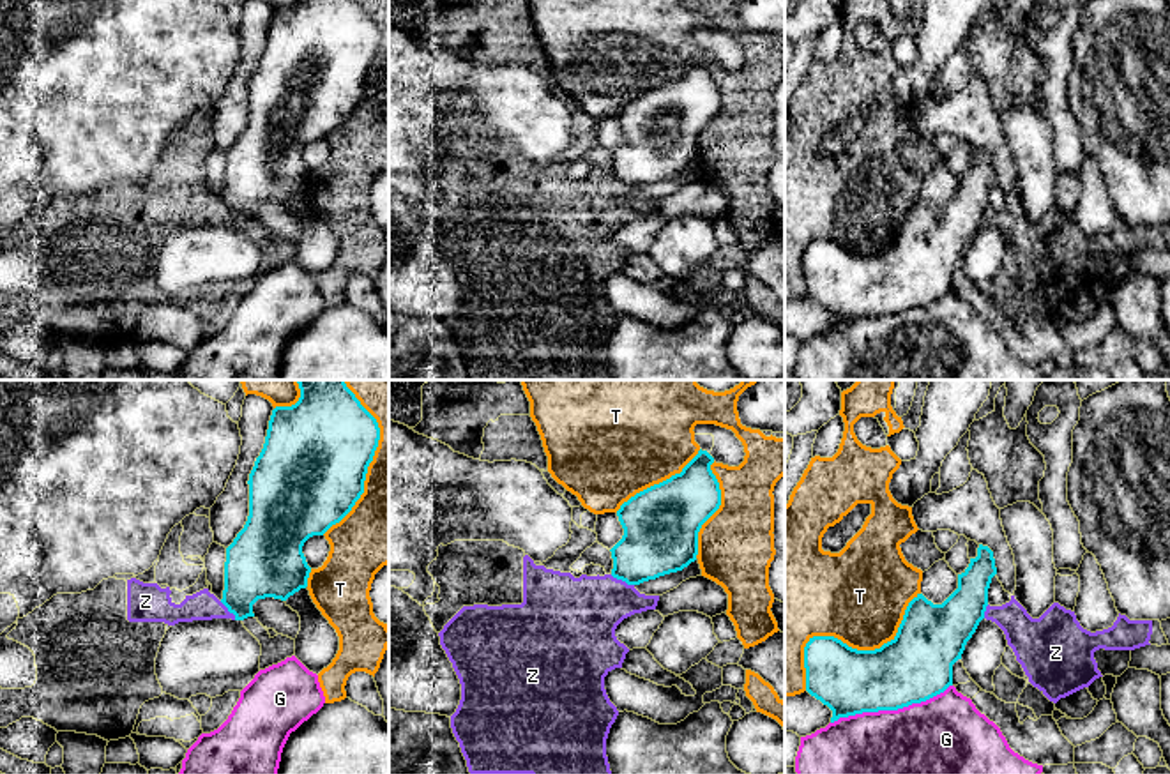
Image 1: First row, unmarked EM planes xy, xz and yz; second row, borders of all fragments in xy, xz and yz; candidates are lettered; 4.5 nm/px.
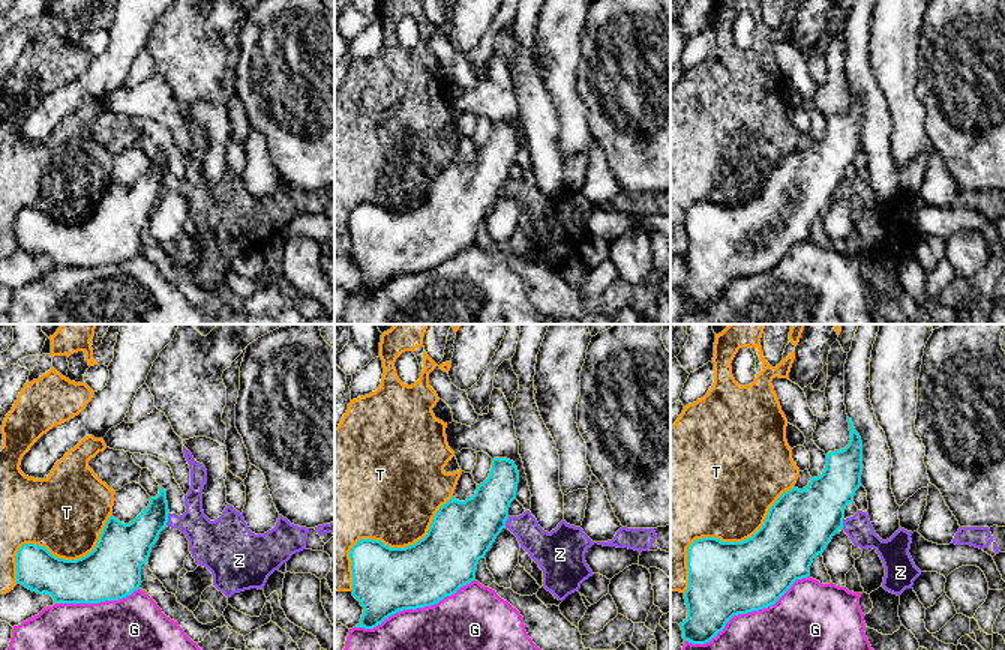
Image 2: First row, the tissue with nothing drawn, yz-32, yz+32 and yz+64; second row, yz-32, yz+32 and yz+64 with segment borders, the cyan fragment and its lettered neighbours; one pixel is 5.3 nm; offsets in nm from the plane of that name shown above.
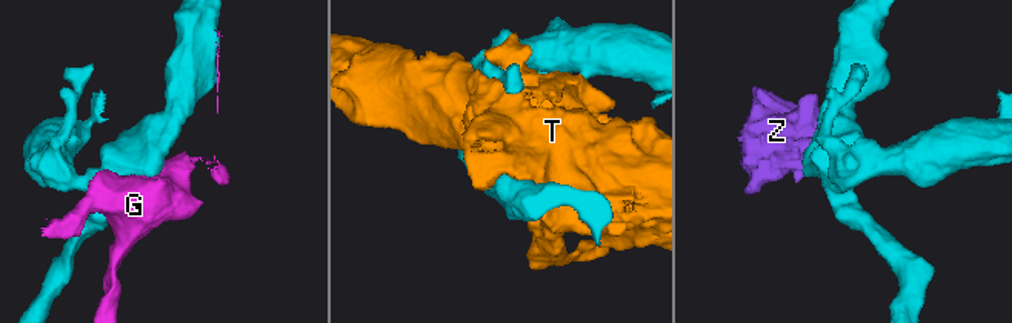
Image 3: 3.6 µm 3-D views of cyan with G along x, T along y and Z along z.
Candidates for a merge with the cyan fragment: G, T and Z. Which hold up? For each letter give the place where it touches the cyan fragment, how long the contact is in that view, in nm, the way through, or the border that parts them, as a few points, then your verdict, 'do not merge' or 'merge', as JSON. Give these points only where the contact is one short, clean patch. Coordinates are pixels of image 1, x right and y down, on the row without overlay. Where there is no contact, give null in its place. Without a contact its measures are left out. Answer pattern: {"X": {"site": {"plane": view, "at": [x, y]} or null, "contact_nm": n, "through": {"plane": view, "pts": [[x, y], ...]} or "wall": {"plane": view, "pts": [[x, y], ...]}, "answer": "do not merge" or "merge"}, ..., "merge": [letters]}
{"G": {"site": {"plane": "yz", "at": [891, 313]}, "contact_nm": 600, "answer": "do not merge"}, "T": {"site": {"plane": "yz", "at": [849, 251]}, "contact_nm": 700, "answer": "do not merge"}, "Z": {"site": {"plane": "xz", "at": [622, 184]}, "contact_nm": 120, "wall": {"plane": "xz", "pts": [[610, 179], [633, 189]]}, "answer": "do not merge"}, "merge": []}

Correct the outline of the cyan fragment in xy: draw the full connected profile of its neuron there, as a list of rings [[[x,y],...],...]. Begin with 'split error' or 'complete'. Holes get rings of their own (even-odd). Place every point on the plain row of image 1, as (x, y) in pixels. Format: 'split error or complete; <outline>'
complete; [[[300,0],[292,11],[272,14],[263,53],[249,78],[249,120],[244,133],[226,152],[224,194],[221,207],[235,219],[235,224],[255,221],[253,209],[258,203],[274,201],[286,205],[308,191],[311,171],[302,157],[304,147],[313,140],[323,140],[339,127],[364,97],[368,71],[373,65],[380,44],[376,23],[355,0]]]

